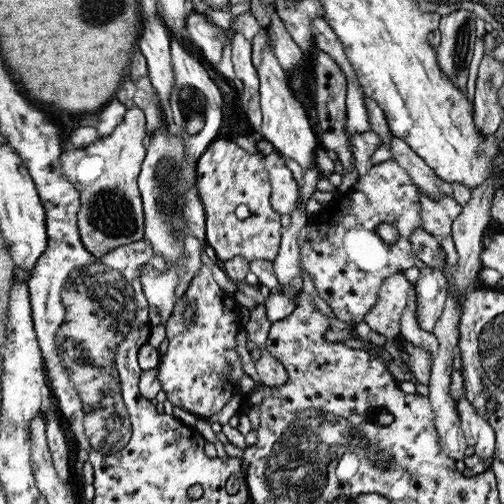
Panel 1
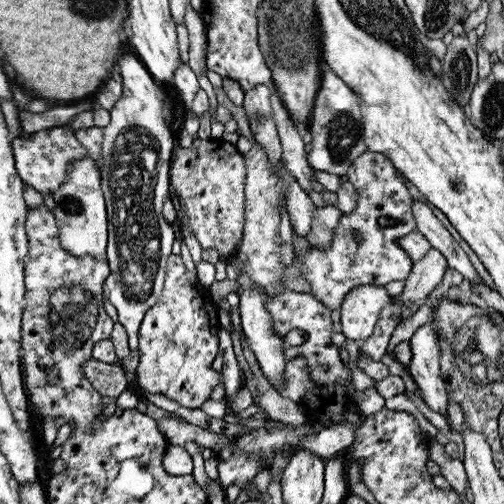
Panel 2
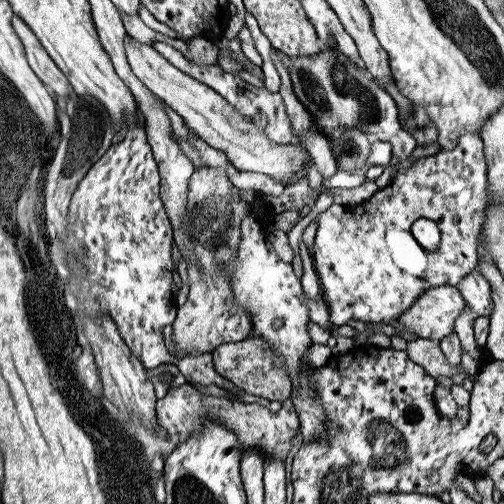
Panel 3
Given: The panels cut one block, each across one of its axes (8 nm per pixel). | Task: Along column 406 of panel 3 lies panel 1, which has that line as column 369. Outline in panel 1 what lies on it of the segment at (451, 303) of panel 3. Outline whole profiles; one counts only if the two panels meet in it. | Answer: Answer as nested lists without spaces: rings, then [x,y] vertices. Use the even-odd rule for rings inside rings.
[[[394,274],[390,276],[380,292],[378,292],[378,302],[366,316],[366,324],[372,328],[372,332],[378,332],[380,336],[386,336],[388,340],[400,340],[400,322],[402,322],[402,312],[406,310],[410,294],[410,282],[406,280],[404,274]]]

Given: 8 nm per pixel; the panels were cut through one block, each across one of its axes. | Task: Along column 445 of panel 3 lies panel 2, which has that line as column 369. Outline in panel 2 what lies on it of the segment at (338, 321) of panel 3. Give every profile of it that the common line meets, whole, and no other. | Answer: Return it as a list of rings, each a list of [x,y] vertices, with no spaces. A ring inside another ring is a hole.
[[[364,150],[356,160],[352,160],[352,166],[348,168],[346,176],[344,176],[352,188],[358,194],[358,208],[348,214],[342,216],[338,222],[338,228],[334,230],[334,238],[332,238],[332,246],[330,252],[306,252],[304,256],[304,278],[312,284],[312,296],[316,296],[316,300],[320,300],[322,304],[330,306],[342,306],[344,296],[358,288],[360,284],[370,284],[370,286],[386,286],[392,280],[402,280],[412,272],[412,264],[408,260],[408,256],[398,248],[398,238],[410,234],[416,230],[414,222],[414,202],[408,194],[406,182],[404,178],[398,174],[398,168],[392,164],[392,160],[388,156],[384,156],[382,152],[372,152],[372,150]]]

